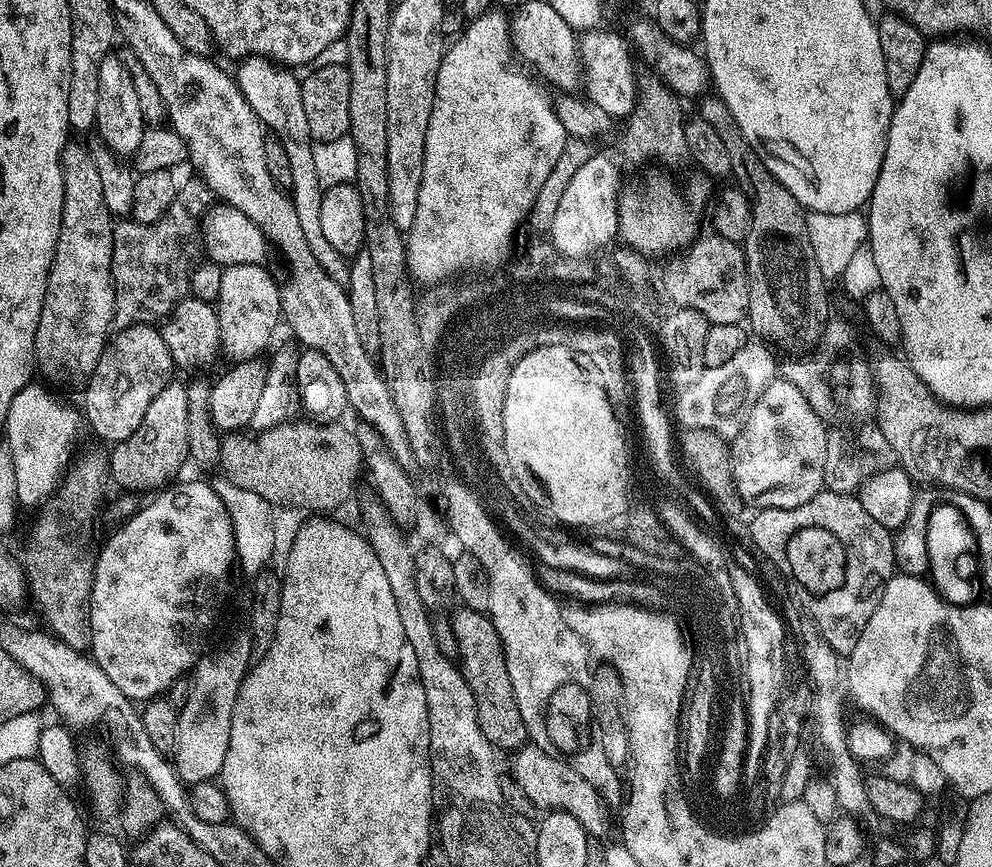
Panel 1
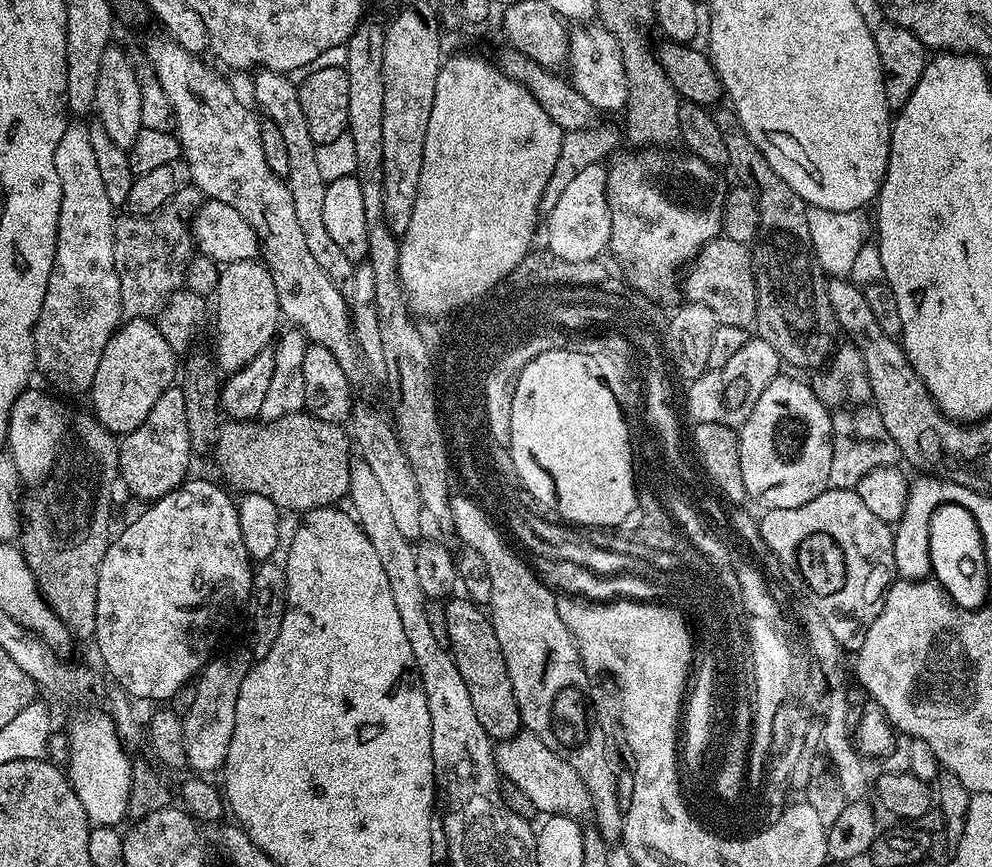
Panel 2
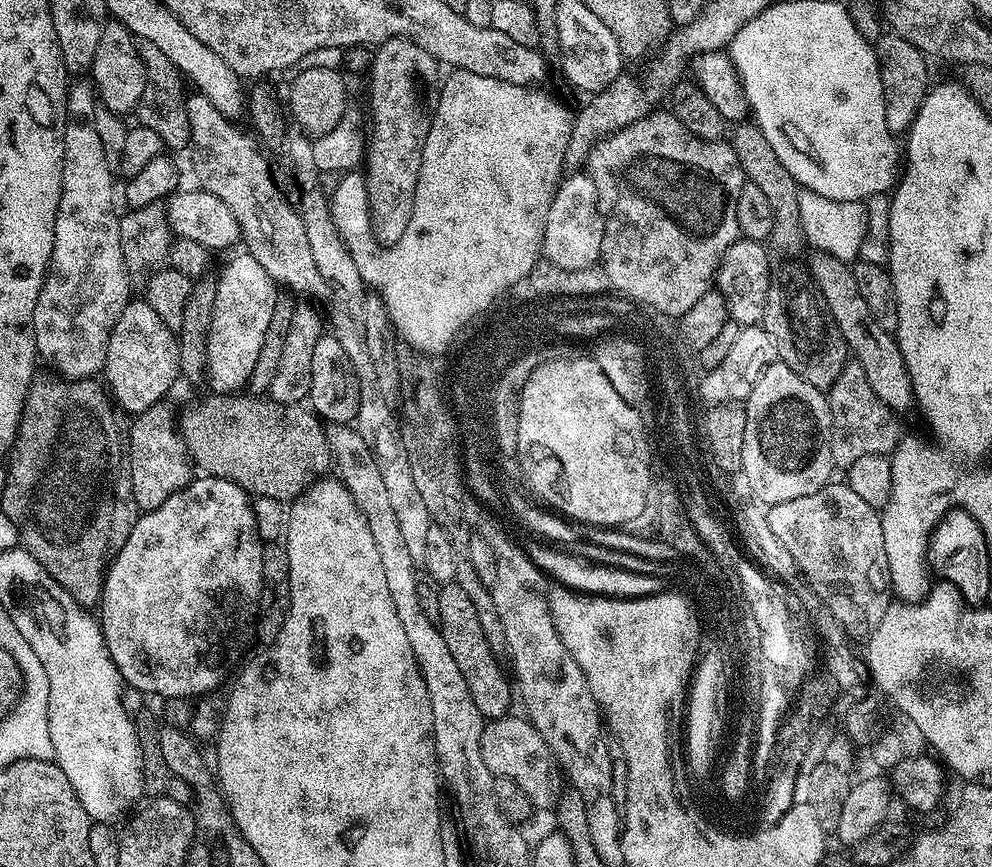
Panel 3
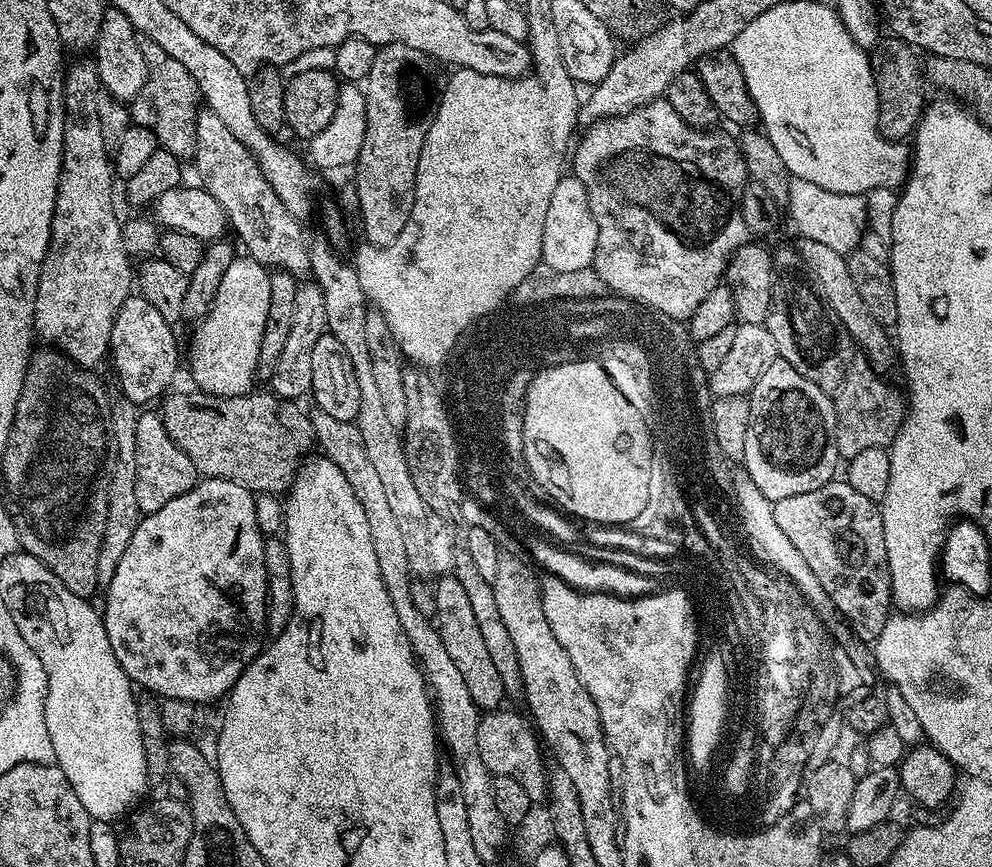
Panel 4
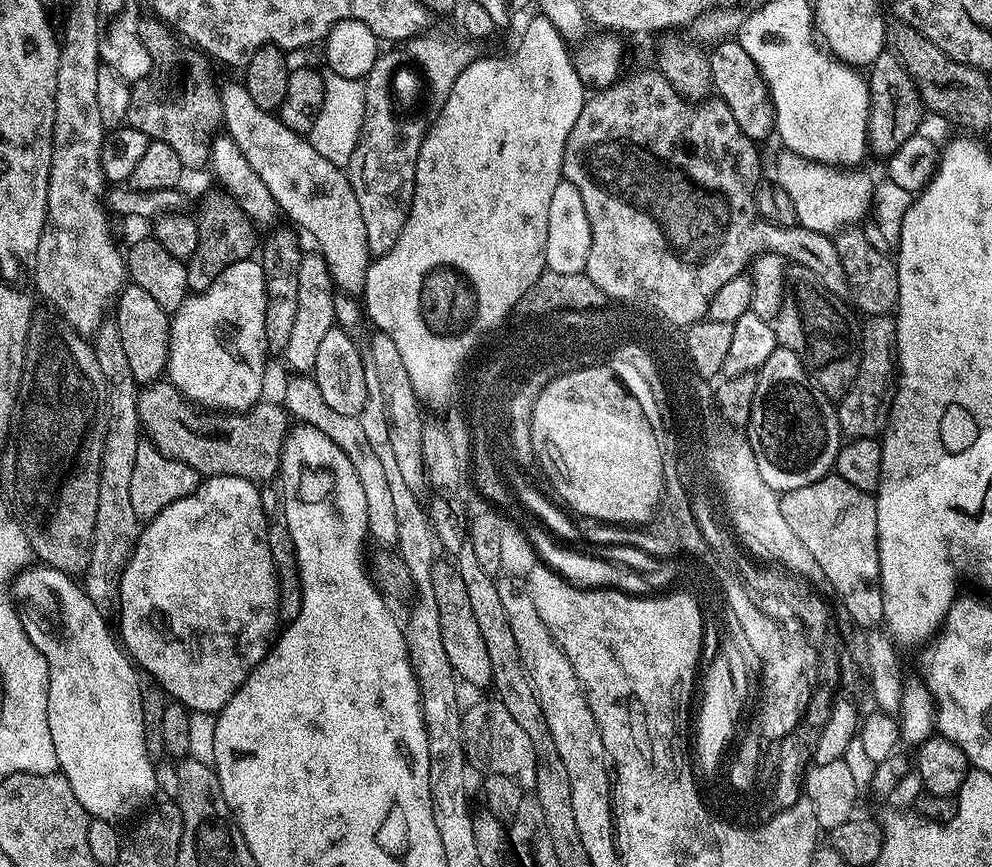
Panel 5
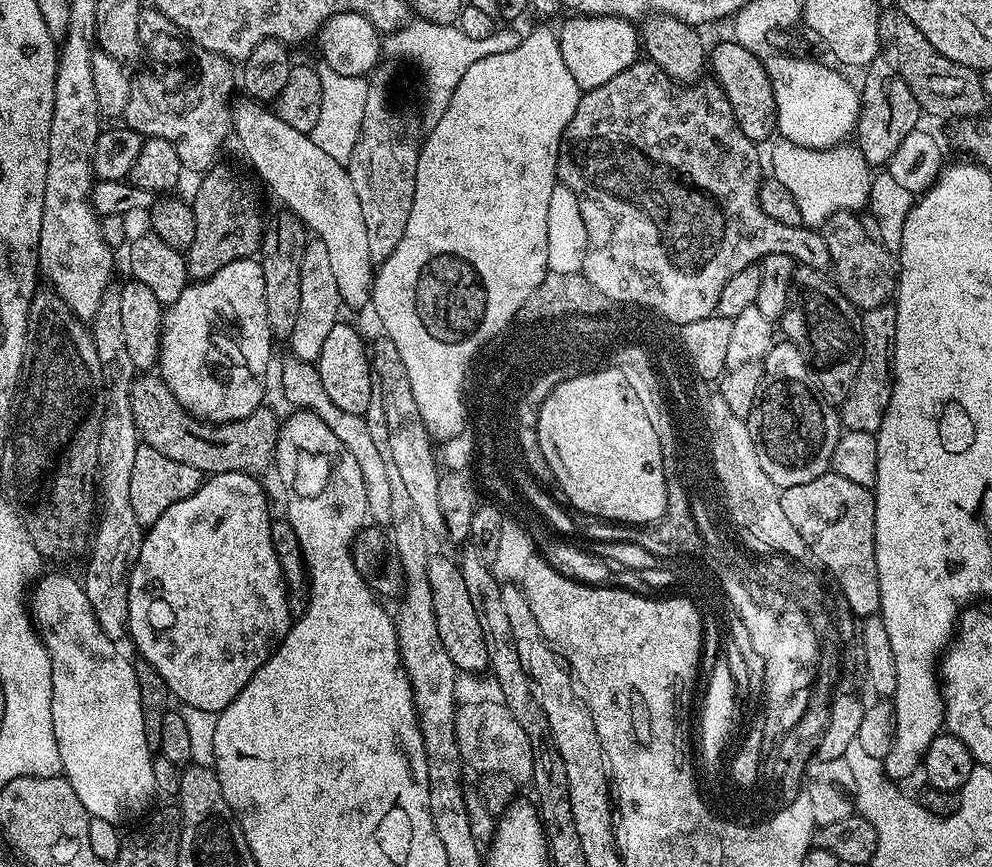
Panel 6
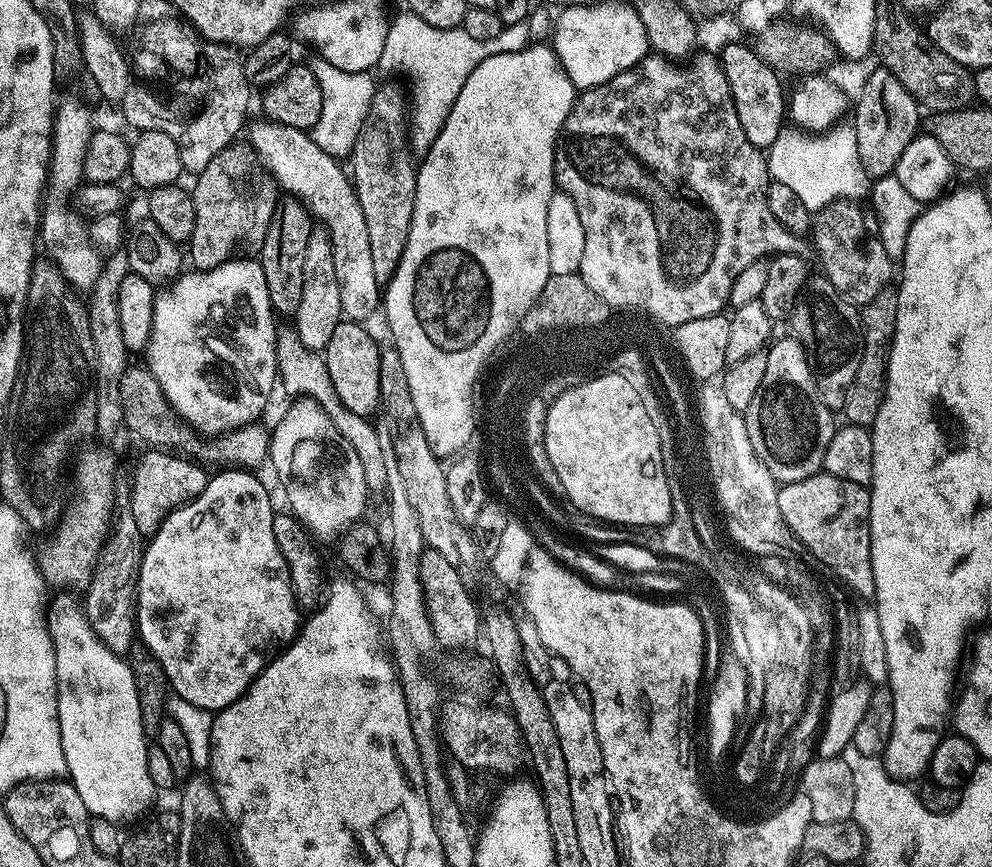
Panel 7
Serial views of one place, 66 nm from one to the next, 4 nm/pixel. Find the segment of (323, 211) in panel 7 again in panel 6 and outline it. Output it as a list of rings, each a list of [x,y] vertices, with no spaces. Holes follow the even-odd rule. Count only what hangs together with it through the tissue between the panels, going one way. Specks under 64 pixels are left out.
[[[244,98],[232,110],[232,126],[234,136],[240,139],[240,148],[244,151],[252,168],[268,183],[268,188],[281,200],[287,211],[295,212],[307,231],[315,239],[326,244],[330,254],[330,267],[334,273],[341,305],[348,308],[368,308],[372,303],[372,281],[374,265],[370,258],[370,241],[366,234],[366,221],[362,218],[362,206],[358,202],[358,194],[354,191],[354,182],[350,182],[347,167],[339,164],[330,154],[325,154],[320,147],[314,146],[311,135],[302,130],[294,130],[294,126],[286,126],[275,111],[268,112],[263,103],[251,98]]]

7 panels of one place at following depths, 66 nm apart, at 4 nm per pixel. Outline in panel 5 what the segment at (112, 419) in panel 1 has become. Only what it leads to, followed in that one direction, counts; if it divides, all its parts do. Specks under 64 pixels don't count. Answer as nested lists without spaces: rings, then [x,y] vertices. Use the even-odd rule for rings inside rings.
[[[128,282],[121,289],[120,295],[114,303],[114,323],[117,326],[118,336],[122,340],[123,349],[126,350],[127,361],[130,362],[131,373],[140,386],[155,384],[165,375],[168,367],[168,352],[172,325],[170,314],[154,302],[142,286]]]

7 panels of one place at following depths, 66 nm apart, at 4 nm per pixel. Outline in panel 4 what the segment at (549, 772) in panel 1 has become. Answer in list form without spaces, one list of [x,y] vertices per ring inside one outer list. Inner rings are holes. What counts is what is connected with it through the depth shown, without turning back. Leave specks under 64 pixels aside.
[[[506,708],[485,713],[481,717],[479,724],[478,746],[479,757],[482,758],[483,765],[486,766],[488,772],[492,773],[495,777],[506,776],[514,778],[525,792],[527,792],[527,796],[534,802],[540,802],[545,799],[547,795],[547,767],[546,763],[544,764],[542,760],[542,746],[537,733],[533,730],[533,727],[525,717],[523,719],[514,712],[508,712]]]

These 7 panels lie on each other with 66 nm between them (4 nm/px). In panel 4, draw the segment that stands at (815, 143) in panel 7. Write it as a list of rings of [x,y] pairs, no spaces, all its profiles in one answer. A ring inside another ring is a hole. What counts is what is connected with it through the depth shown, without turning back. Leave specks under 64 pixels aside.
[[[792,178],[788,181],[786,212],[792,215],[803,239],[823,242],[830,246],[830,250],[845,254],[855,252],[861,247],[860,239],[866,236],[868,201],[864,196],[834,194],[830,190],[822,190],[822,186],[814,186],[814,182]]]

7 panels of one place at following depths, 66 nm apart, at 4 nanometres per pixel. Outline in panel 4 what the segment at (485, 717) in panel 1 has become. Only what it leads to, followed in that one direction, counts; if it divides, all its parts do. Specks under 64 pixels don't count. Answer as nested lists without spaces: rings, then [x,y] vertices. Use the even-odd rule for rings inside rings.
[[[444,574],[435,581],[434,599],[437,608],[434,611],[434,623],[440,631],[442,646],[450,654],[454,666],[462,673],[462,679],[466,681],[466,690],[470,690],[470,698],[481,710],[496,710],[505,703],[506,697],[502,686],[502,677],[498,675],[498,669],[490,658],[482,639],[482,633],[478,631],[478,622],[474,618],[474,609],[466,595],[462,582],[458,582],[453,574]]]

